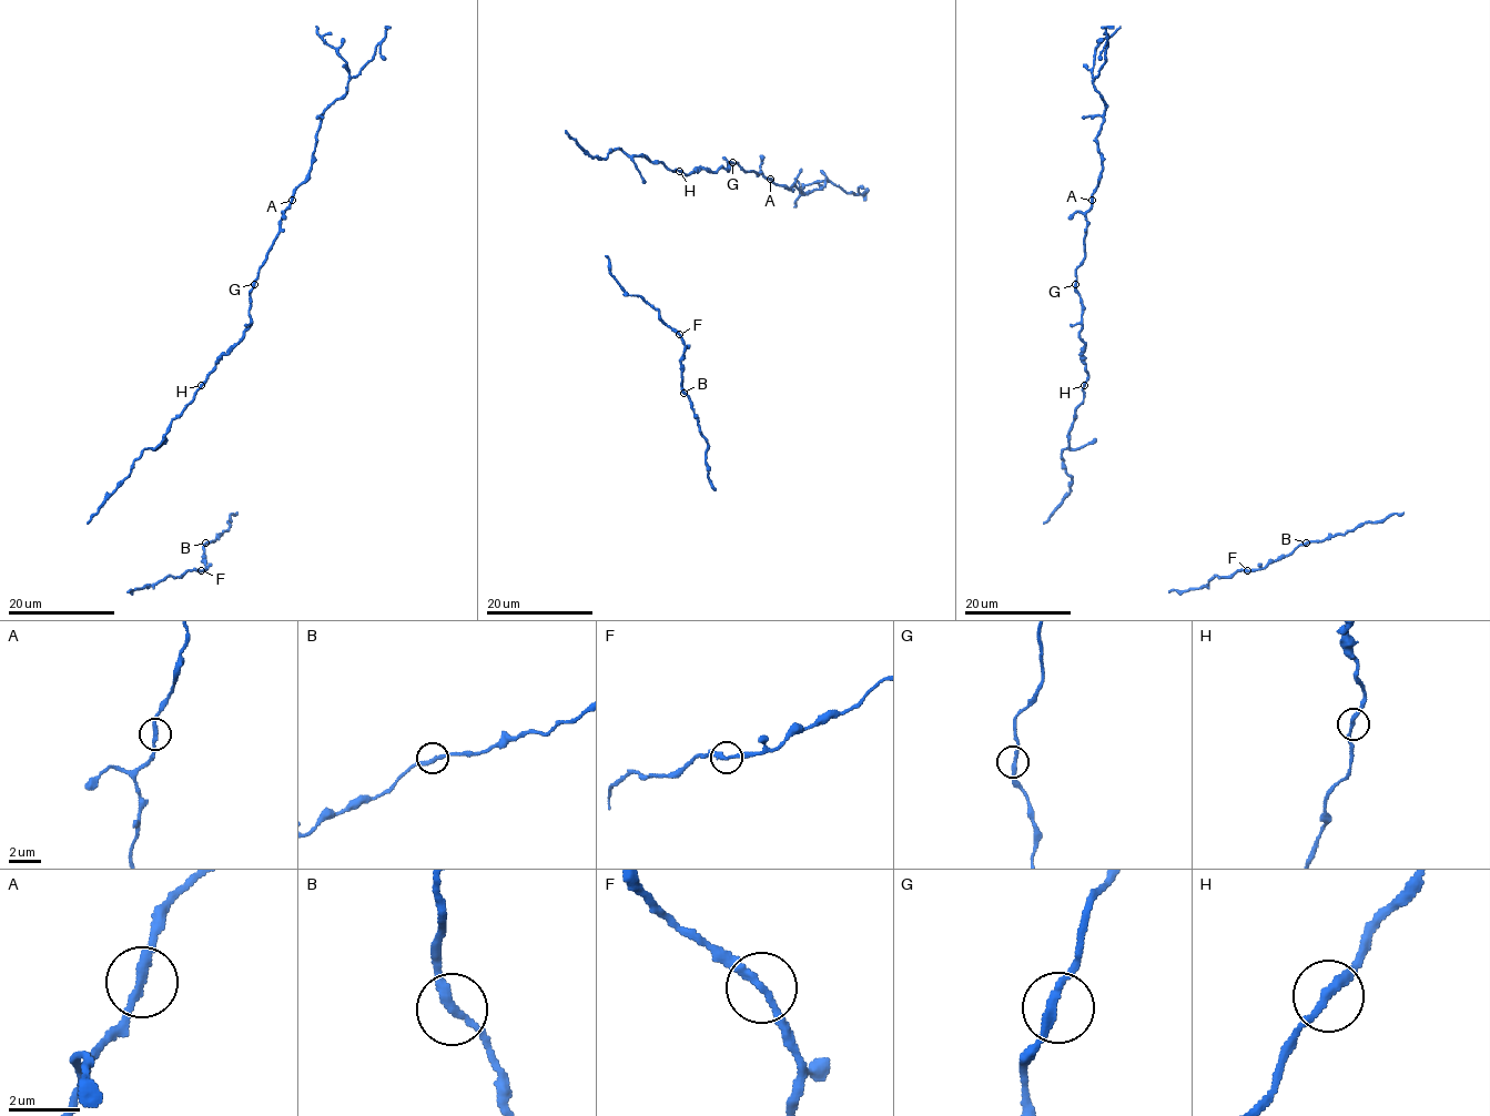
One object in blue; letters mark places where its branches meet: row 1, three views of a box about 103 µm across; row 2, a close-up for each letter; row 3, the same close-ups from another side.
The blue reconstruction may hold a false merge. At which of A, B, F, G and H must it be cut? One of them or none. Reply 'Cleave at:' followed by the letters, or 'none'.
Cleave at: none

